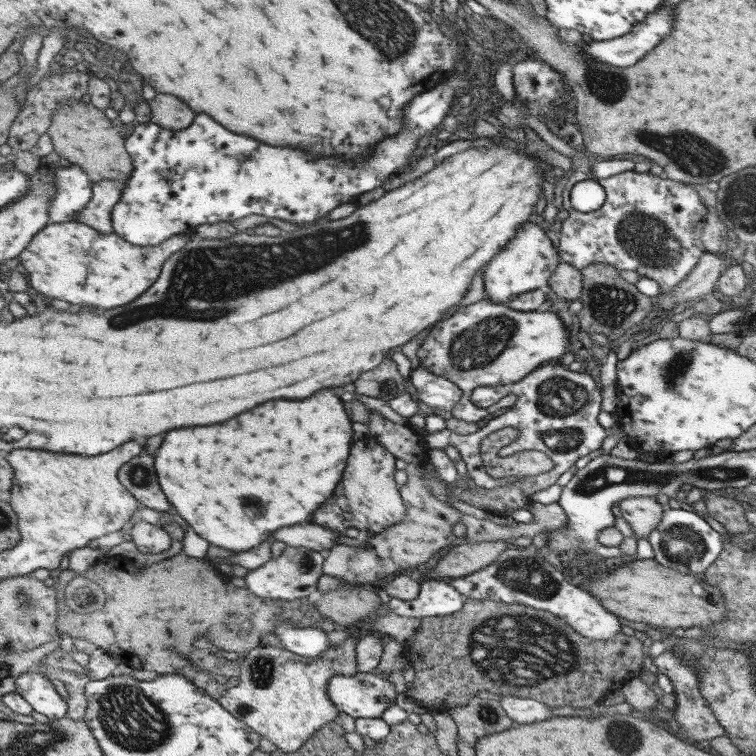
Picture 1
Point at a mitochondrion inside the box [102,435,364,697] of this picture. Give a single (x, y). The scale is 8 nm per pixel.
(261, 669)

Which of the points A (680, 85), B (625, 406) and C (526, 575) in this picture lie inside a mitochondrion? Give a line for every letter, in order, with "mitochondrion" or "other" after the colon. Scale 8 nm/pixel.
A: other
B: other
C: mitochondrion

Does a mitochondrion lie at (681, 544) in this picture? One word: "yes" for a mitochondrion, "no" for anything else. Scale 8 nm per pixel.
yes

